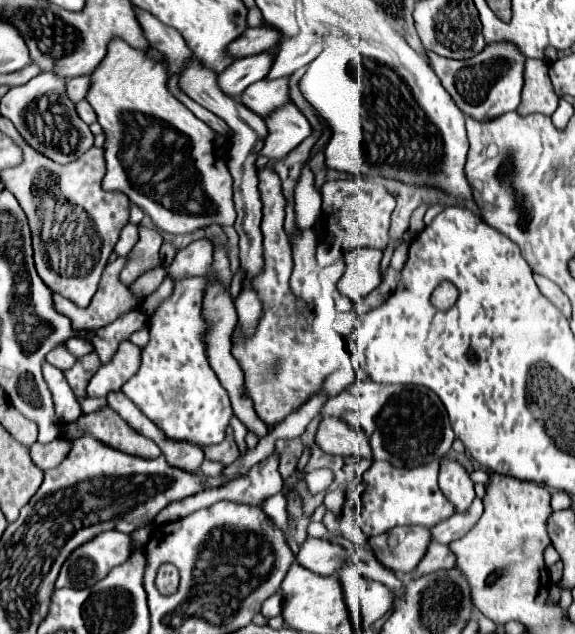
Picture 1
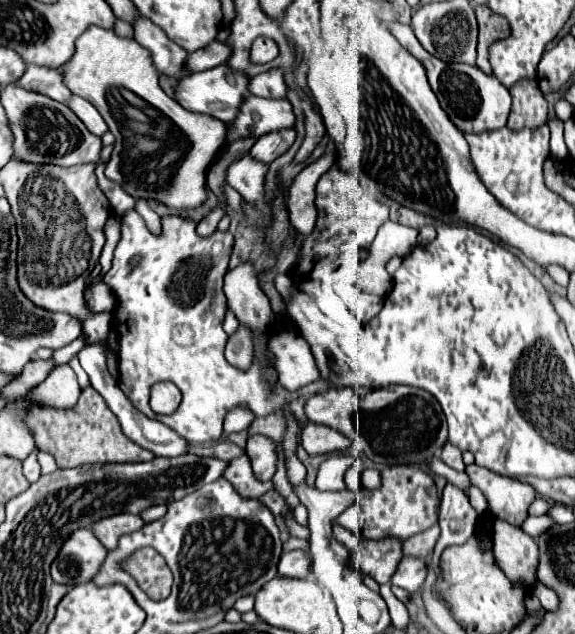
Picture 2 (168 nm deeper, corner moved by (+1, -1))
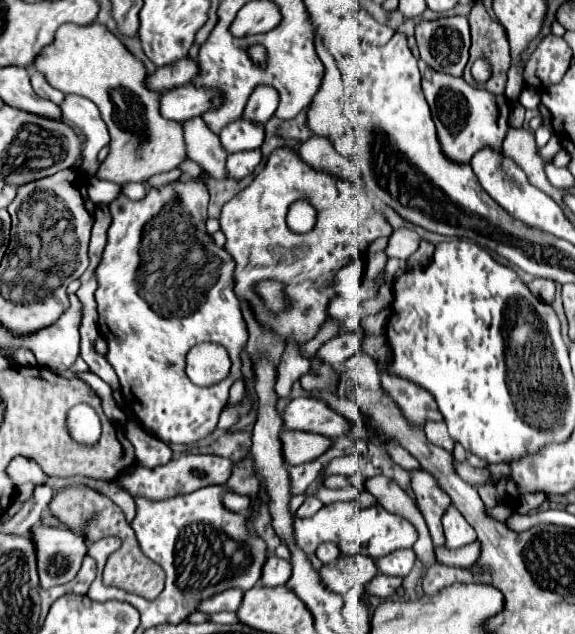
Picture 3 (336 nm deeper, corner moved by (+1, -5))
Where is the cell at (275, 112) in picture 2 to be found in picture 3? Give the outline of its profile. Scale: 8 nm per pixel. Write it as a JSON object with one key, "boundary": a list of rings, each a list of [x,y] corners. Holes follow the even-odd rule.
{"boundary":[[[237,119],[219,133],[219,139],[221,139],[221,147],[227,153],[239,153],[261,147],[265,135],[261,125],[253,125],[245,119]]]}

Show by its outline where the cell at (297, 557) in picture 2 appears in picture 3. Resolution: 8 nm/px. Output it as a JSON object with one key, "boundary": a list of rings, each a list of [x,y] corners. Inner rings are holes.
{"boundary":[[[269,555],[265,561],[265,569],[261,569],[261,585],[265,587],[277,587],[285,585],[291,577],[291,563],[285,559],[279,559],[277,555]]]}

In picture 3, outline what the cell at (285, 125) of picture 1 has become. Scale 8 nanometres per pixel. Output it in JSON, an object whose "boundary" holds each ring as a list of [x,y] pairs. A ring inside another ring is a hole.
{"boundary":[[[245,151],[245,153],[235,153],[227,157],[227,179],[239,181],[245,175],[251,175],[253,169],[259,165],[261,161],[261,151]]]}

